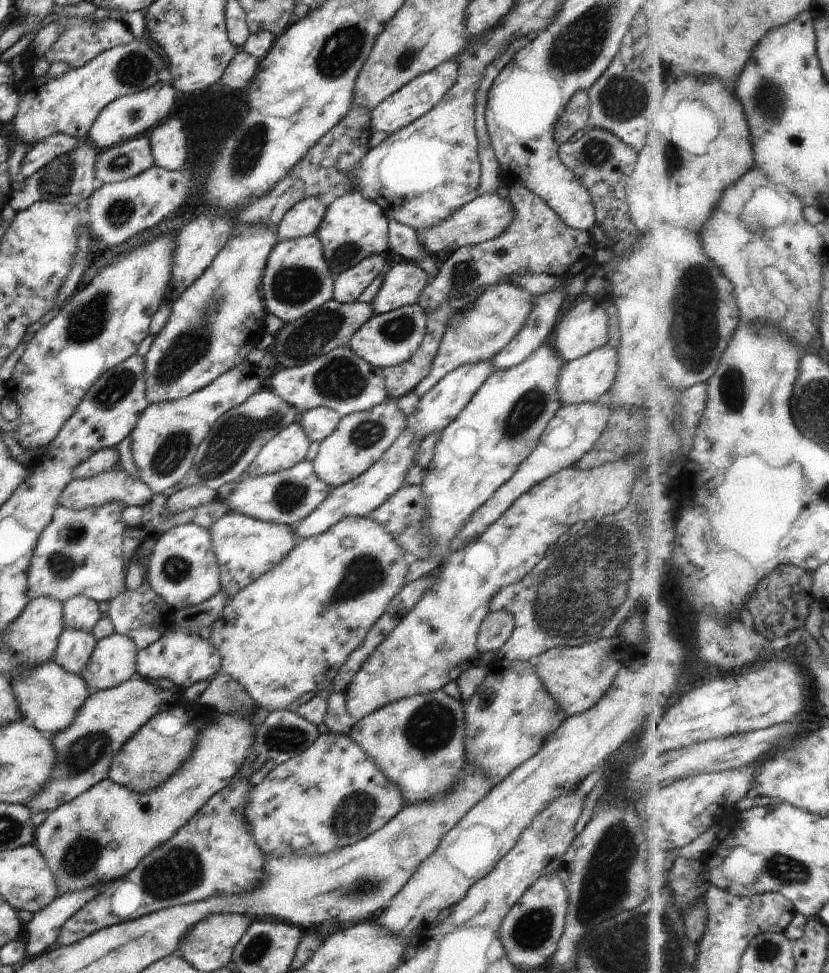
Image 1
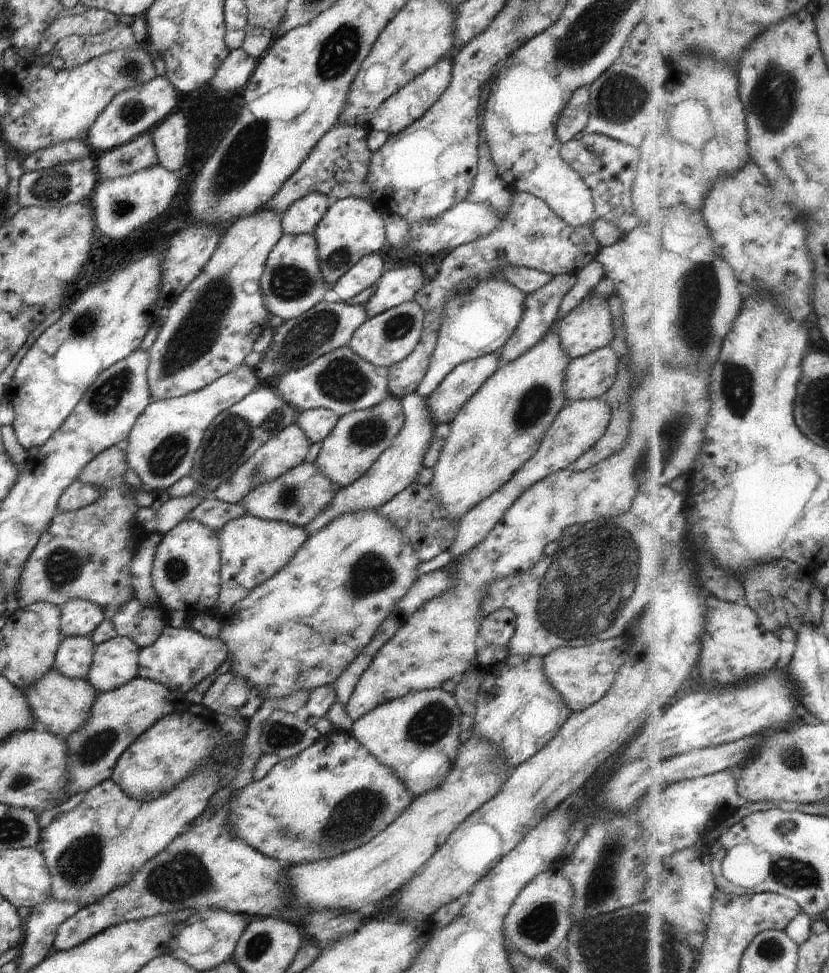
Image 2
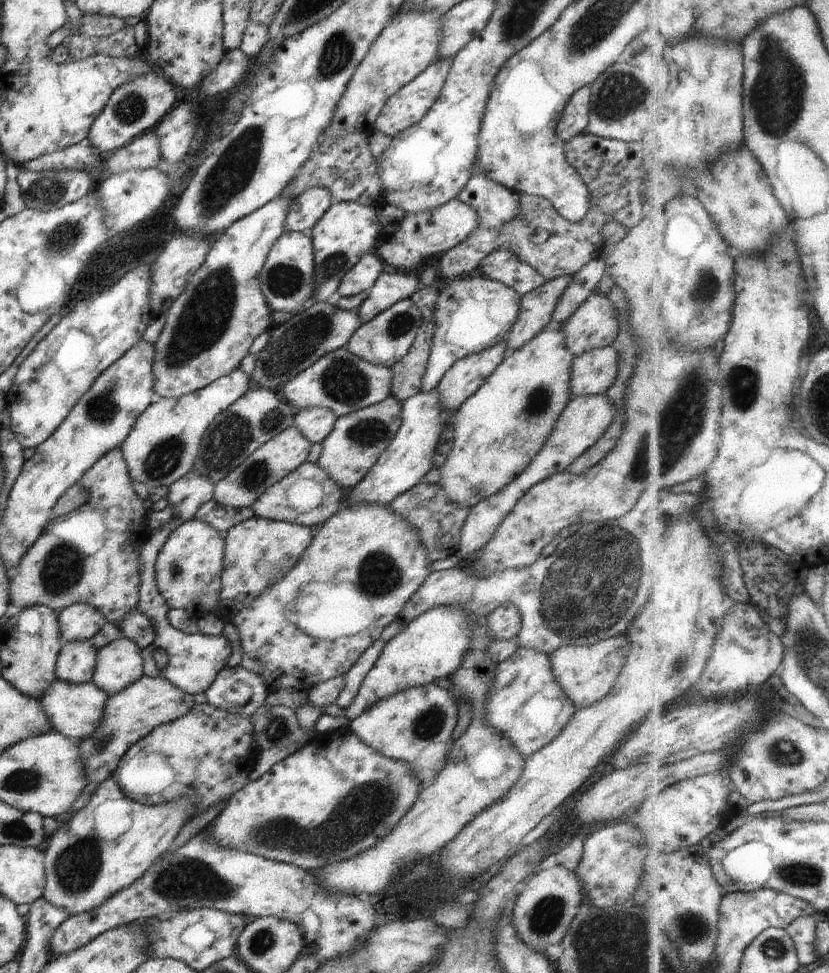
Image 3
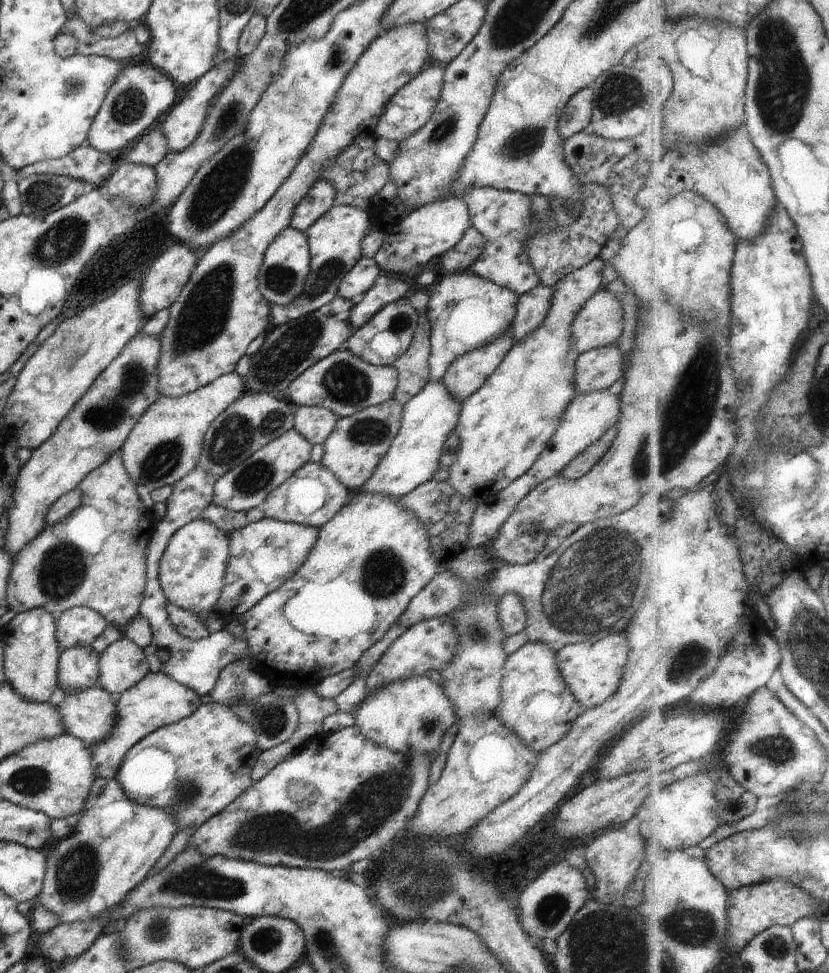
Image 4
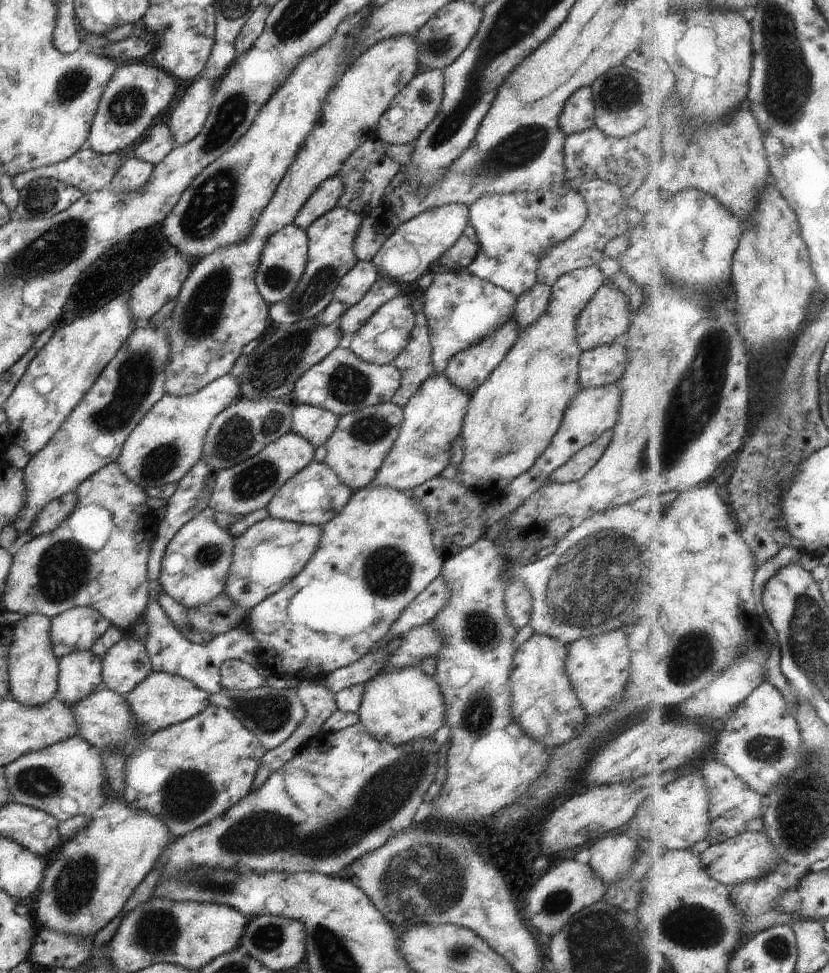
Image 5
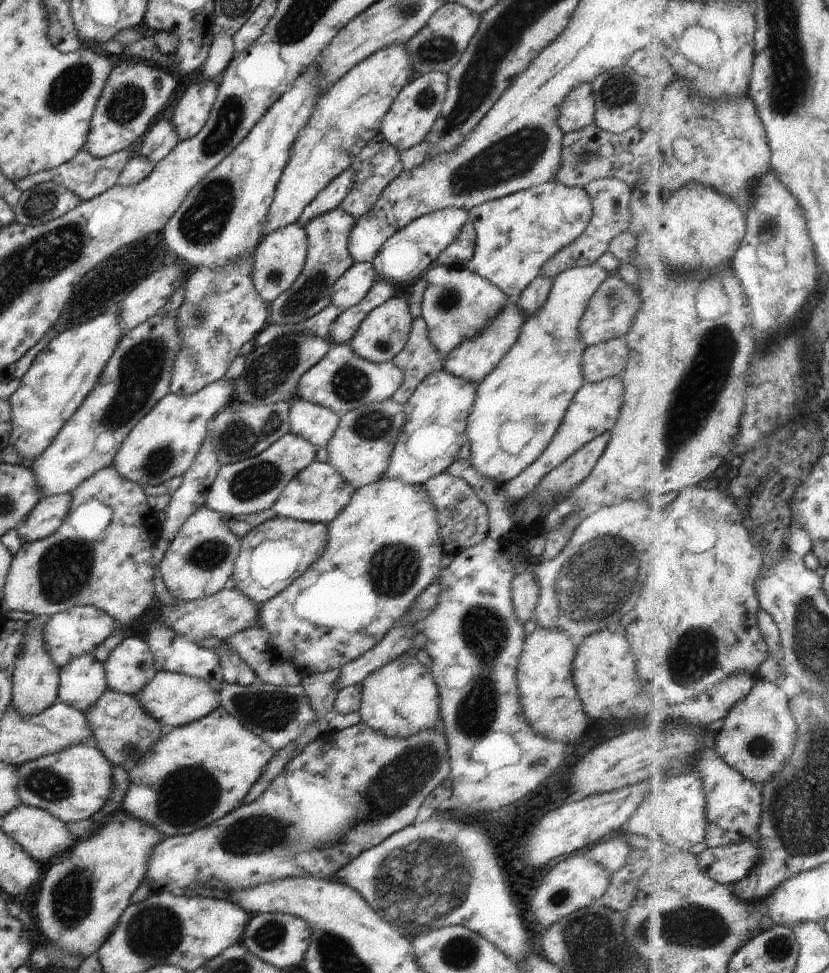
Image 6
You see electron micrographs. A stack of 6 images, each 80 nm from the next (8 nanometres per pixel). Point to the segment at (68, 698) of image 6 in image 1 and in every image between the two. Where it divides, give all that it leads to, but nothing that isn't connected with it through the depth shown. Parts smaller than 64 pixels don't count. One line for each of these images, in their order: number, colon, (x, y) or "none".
1: (74, 648)
2: (74, 656)
3: (76, 660)
4: (78, 667)
5: (80, 672)

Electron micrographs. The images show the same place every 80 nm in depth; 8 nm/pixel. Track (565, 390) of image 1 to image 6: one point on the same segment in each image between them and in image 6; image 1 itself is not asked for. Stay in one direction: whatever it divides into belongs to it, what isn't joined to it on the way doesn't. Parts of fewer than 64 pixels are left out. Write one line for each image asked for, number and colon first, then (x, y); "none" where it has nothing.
2: (587, 377)
3: (592, 373)
4: (596, 369)
5: (605, 364)
6: (607, 359)

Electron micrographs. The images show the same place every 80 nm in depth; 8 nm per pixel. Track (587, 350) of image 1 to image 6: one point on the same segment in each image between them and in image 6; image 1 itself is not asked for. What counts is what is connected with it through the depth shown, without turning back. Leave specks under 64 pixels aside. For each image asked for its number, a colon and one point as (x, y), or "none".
2: (588, 327)
3: (594, 325)
4: (599, 323)
5: (605, 319)
6: (609, 314)

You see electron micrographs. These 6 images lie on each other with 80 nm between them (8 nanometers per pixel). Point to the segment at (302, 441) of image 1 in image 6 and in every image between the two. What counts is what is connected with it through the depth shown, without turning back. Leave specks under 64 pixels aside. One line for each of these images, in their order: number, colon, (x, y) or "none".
2: (287, 450)
3: (284, 453)
4: (243, 488)
5: (244, 488)
6: (246, 487)

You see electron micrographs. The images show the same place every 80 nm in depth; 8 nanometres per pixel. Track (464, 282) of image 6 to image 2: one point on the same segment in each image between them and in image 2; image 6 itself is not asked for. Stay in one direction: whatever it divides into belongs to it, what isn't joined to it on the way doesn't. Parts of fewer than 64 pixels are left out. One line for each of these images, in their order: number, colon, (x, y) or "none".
2: (480, 324)
3: (474, 313)
4: (466, 311)
5: (461, 308)

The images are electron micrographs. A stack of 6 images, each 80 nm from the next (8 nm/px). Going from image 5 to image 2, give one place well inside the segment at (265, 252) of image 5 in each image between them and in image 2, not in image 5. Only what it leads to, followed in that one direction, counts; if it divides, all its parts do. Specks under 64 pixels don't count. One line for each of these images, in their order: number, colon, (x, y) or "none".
2: (291, 284)
3: (286, 280)
4: (286, 265)

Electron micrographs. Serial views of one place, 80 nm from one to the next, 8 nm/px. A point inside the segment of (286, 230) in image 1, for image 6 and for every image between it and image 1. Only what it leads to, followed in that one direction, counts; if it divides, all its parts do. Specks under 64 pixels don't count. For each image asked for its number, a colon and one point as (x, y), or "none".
2: (301, 217)
3: (305, 210)
4: (320, 198)
5: (325, 197)
6: (334, 193)

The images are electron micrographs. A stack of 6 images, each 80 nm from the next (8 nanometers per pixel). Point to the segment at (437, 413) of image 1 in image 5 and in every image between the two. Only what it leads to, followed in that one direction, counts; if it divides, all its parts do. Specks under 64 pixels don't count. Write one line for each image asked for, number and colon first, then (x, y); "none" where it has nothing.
2: (463, 381)
3: (467, 375)
4: (468, 372)
5: (468, 369)

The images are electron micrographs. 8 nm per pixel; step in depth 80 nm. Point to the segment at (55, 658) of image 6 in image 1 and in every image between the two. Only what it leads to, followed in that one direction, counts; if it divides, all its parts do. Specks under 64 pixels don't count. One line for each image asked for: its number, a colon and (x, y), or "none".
1: (80, 613)
2: (79, 618)
3: (80, 622)
4: (79, 626)
5: (77, 629)

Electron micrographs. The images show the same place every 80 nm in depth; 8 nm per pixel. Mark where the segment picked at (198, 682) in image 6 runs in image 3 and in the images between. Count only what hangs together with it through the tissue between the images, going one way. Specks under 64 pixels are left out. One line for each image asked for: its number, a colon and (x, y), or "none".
3: (131, 714)
4: (158, 700)
5: (161, 700)

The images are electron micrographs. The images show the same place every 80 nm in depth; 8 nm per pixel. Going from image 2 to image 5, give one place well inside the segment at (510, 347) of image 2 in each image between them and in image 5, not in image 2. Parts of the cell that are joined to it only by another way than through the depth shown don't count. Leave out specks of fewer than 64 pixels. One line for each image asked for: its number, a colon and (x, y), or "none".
3: (536, 308)
4: (532, 308)
5: (531, 304)

